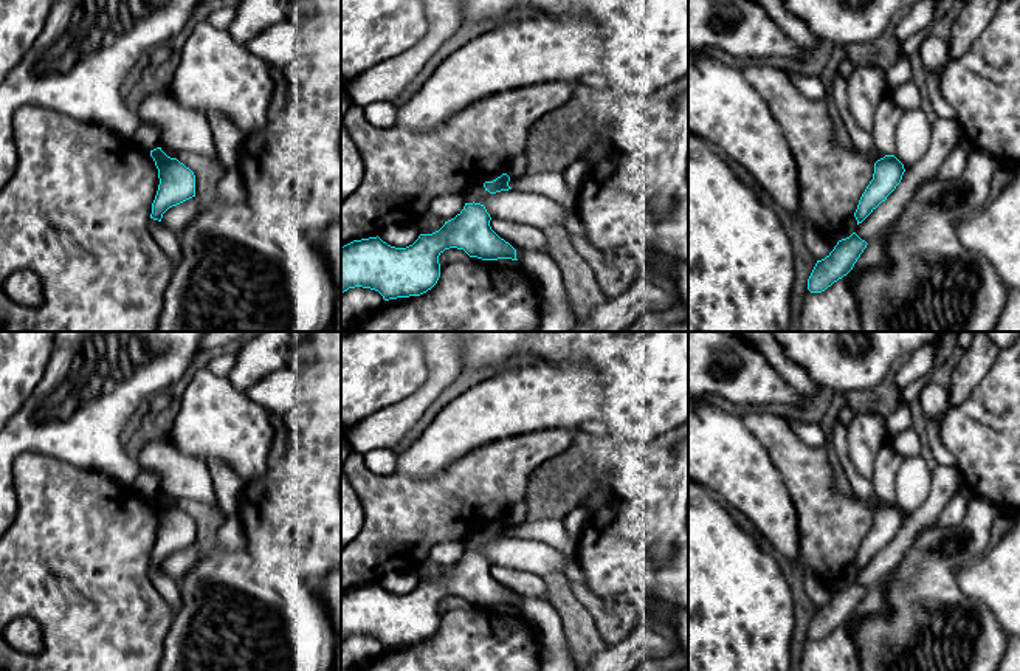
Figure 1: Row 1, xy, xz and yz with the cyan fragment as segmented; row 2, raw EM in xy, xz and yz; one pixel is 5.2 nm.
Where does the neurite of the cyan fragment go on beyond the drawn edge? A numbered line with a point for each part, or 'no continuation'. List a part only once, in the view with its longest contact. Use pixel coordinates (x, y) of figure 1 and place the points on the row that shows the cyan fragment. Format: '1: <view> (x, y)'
no continuation

